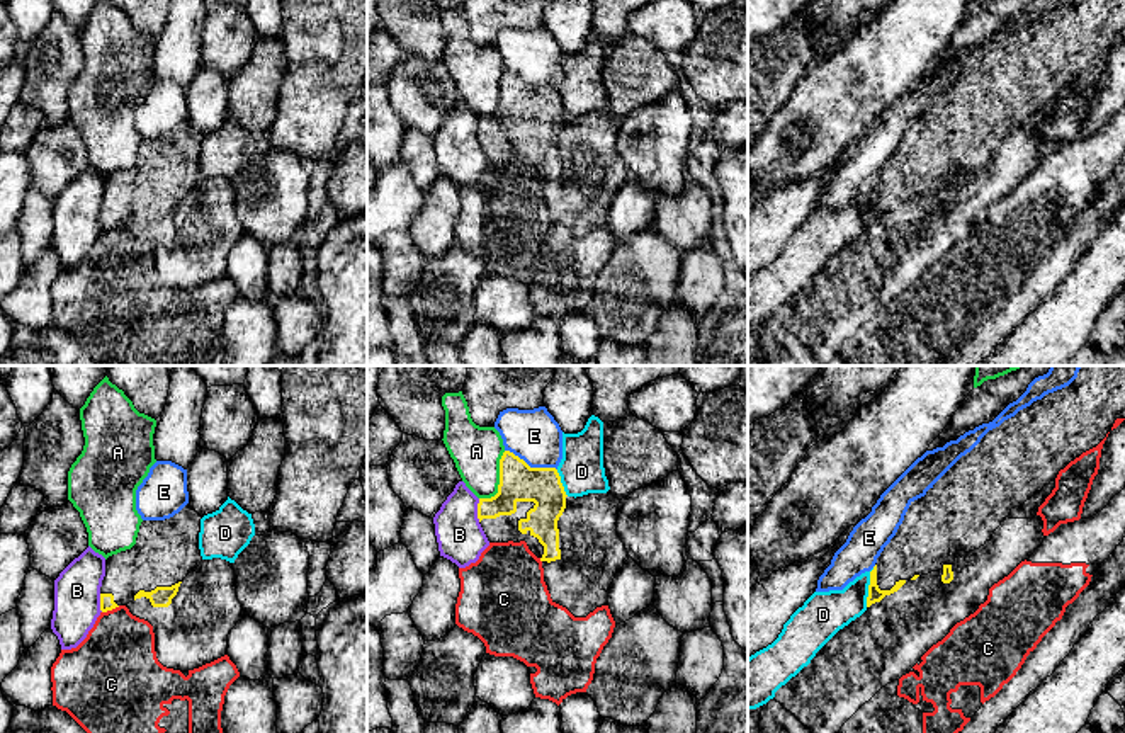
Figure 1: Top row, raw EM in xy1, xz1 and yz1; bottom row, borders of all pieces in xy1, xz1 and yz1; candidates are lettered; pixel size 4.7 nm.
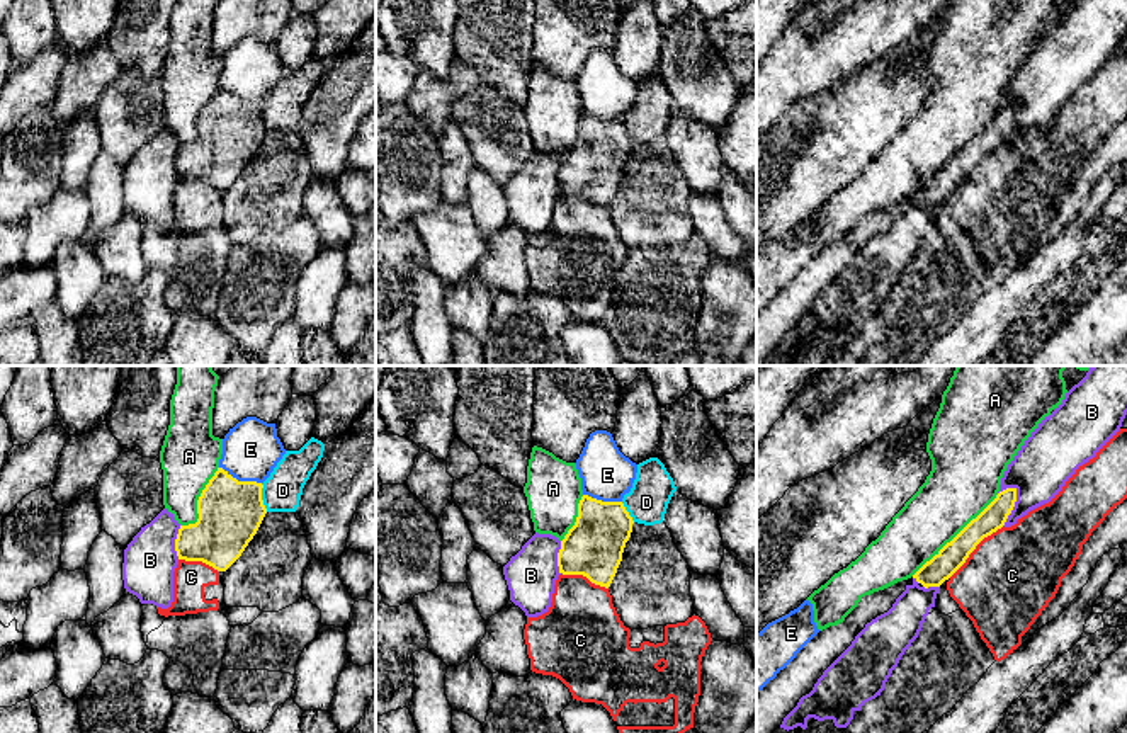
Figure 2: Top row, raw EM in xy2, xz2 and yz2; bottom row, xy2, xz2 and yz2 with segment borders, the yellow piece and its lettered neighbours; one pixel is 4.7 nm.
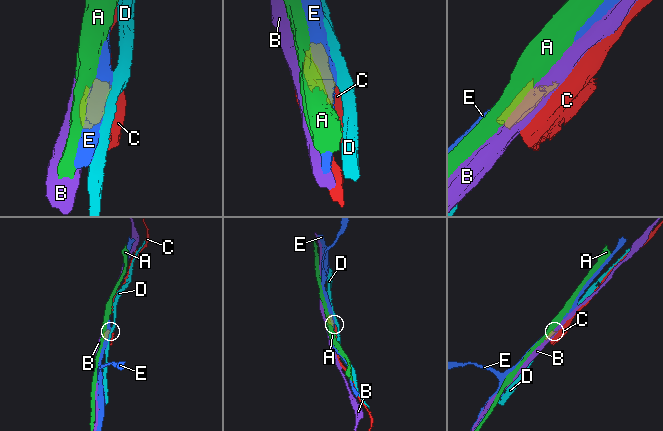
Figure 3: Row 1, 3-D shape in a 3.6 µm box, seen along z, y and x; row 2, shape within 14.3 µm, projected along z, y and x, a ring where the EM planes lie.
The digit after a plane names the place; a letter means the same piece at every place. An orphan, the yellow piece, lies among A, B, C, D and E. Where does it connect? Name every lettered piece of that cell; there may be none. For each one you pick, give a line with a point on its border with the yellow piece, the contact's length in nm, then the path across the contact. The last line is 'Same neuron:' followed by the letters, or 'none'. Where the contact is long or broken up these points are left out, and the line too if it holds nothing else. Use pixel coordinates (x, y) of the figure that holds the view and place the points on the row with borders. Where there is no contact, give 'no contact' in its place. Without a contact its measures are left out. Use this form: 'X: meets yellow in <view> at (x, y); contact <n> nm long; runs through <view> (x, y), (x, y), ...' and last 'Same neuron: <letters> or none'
Same neuron: none

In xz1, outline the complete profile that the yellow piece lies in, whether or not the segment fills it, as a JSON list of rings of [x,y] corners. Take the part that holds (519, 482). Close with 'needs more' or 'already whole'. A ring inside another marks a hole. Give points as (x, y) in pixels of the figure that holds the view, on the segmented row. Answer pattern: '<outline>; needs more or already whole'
[[[505,451],[500,459],[498,493],[479,498],[478,519],[489,543],[520,543],[540,561],[561,560],[557,520],[566,492],[556,468],[530,468]]]; needs more

